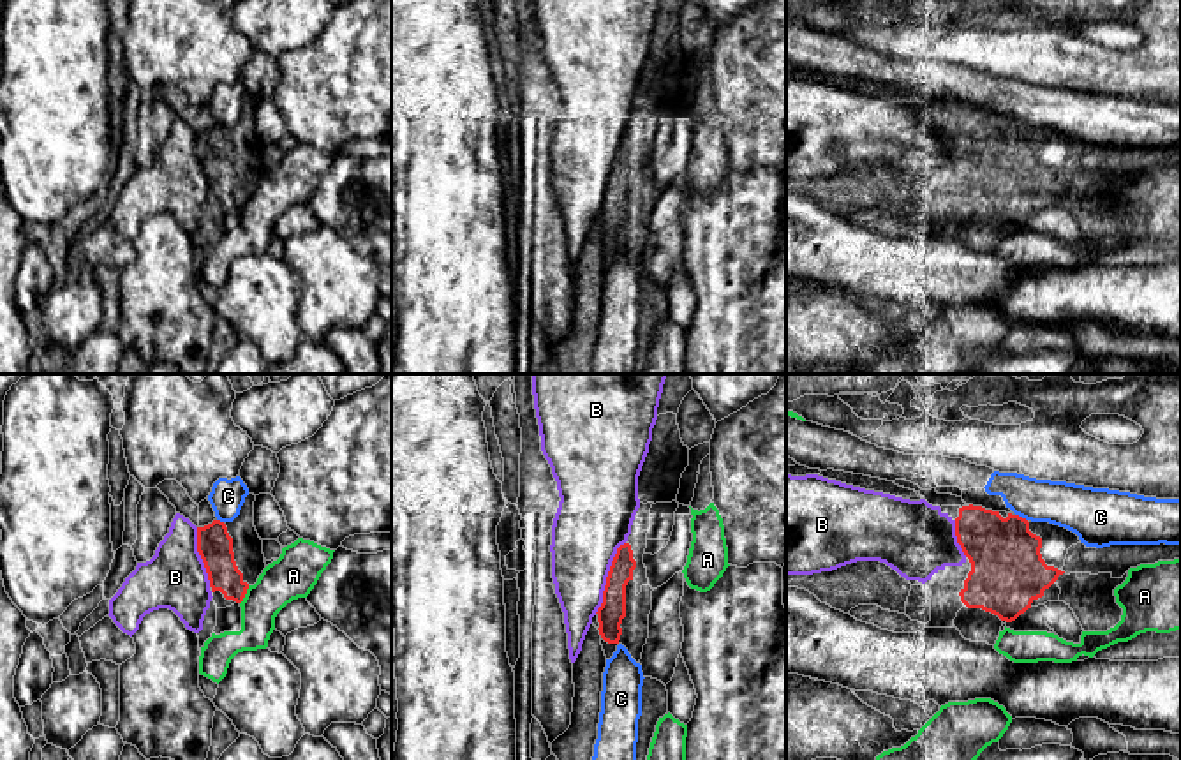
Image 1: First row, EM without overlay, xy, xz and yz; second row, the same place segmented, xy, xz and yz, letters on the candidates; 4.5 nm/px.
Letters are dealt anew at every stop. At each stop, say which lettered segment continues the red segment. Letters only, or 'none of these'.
none of these

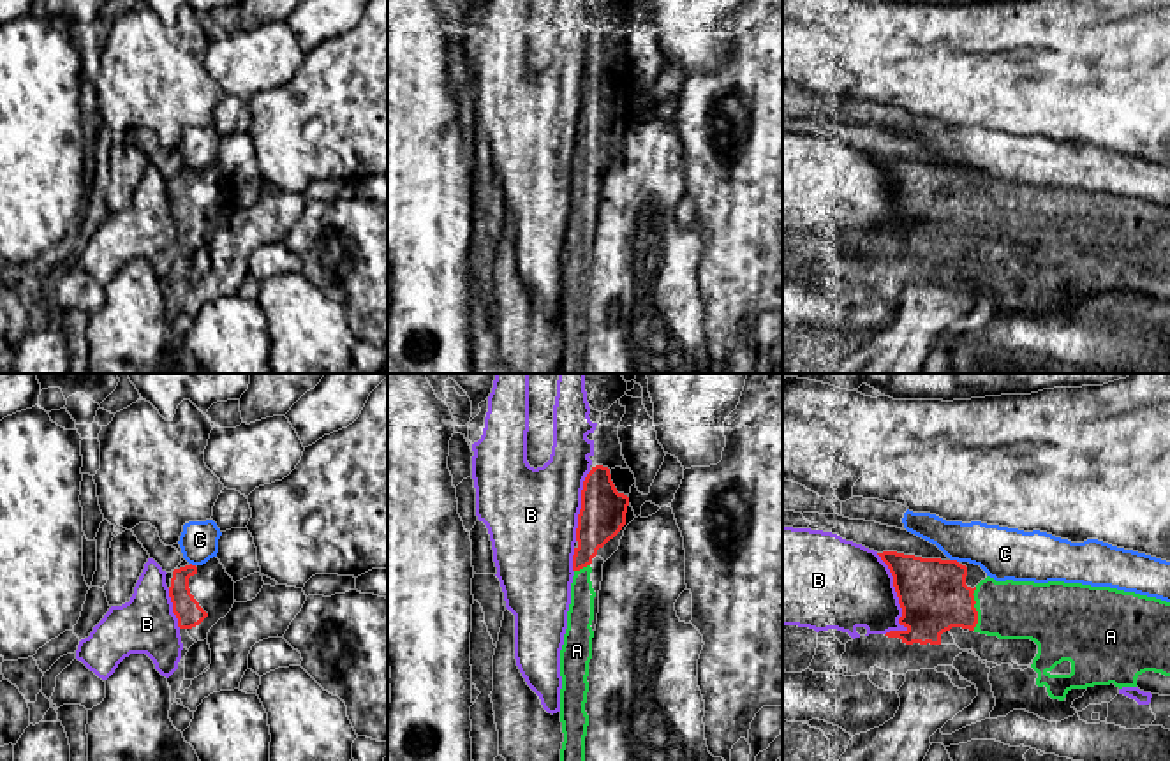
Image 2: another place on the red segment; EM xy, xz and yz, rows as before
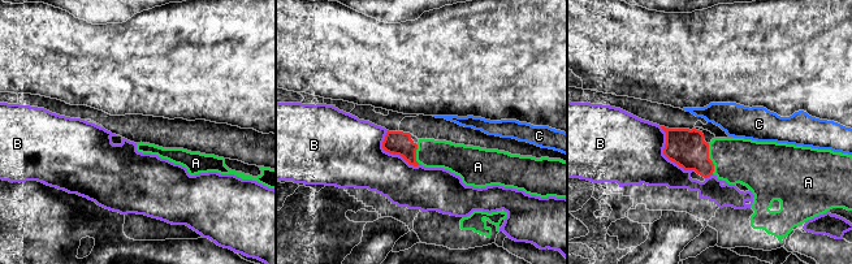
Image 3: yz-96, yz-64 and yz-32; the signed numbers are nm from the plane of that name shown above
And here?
A

